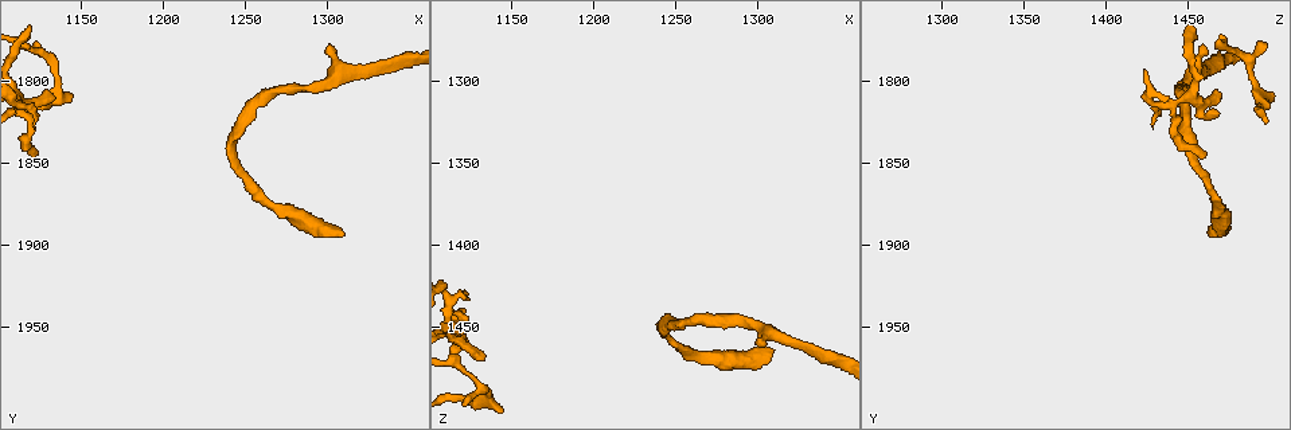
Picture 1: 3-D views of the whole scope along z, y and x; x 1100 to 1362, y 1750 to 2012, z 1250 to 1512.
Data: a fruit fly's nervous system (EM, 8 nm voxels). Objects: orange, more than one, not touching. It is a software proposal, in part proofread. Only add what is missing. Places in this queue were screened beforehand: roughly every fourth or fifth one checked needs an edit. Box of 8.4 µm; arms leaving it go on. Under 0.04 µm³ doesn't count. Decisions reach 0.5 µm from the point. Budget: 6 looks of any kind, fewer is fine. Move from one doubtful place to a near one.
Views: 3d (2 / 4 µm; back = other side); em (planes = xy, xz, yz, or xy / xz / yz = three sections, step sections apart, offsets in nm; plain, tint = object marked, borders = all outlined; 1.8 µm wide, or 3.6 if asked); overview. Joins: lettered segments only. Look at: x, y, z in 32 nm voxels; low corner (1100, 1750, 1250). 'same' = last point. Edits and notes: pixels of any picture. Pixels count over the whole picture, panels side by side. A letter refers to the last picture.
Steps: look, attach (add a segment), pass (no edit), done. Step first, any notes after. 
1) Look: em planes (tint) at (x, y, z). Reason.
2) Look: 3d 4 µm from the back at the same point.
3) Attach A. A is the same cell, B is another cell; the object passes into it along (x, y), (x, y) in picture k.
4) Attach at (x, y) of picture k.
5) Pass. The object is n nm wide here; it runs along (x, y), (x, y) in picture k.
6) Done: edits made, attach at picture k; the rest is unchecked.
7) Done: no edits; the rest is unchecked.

Look: 3d 4 µm at (1124, 1844, 1462). Thin end.

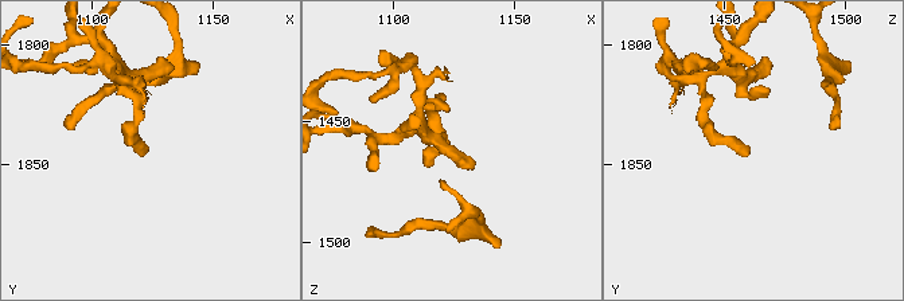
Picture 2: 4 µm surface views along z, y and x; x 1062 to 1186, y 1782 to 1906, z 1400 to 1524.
Look: em xy step 8 (borders) at (1122, 1843, 1461). Shape alone is not enough.

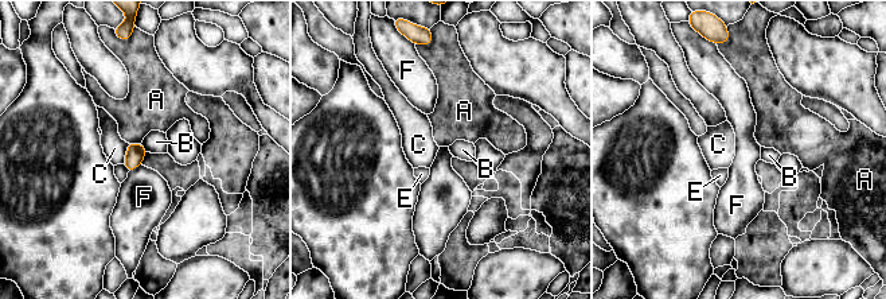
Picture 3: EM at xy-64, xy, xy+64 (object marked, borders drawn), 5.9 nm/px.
Pass. The longest contact is with C, 130 nm; A, B, C, E and F are other cells; no lettered segment goes on from it.

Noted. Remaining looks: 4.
Look: 3d 4 µm at (1310, 1894, 1466). Free end.

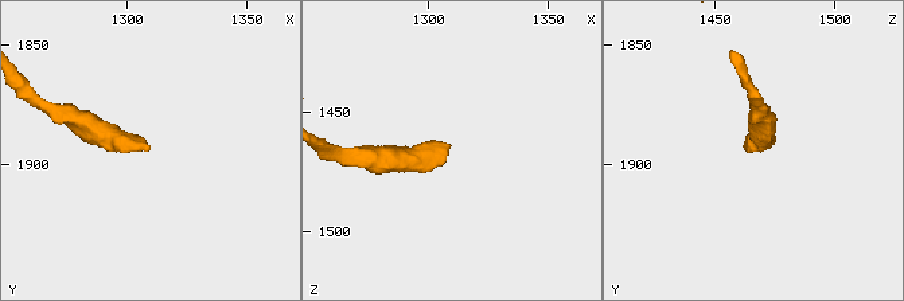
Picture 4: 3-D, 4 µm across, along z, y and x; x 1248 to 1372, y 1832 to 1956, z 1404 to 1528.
Look: em xy step 8 (borders) at (1310, 1894, 1463). Now the EM.

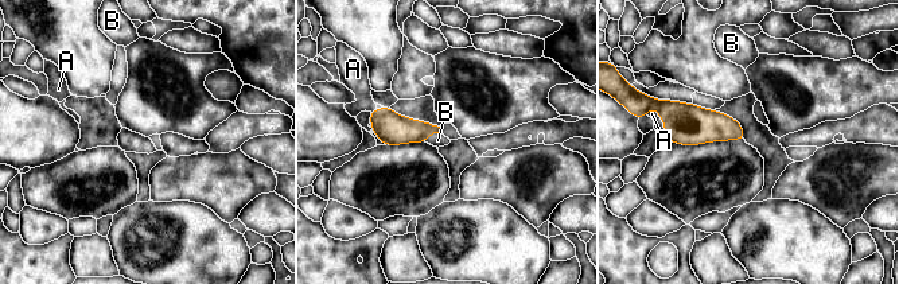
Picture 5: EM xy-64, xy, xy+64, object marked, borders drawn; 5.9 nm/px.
Look: em planes (borders) at the same point.

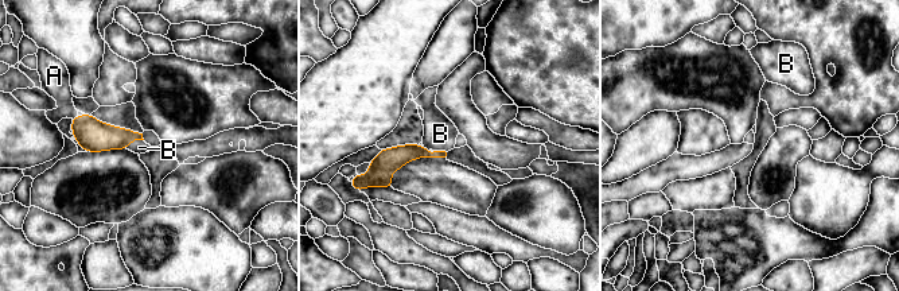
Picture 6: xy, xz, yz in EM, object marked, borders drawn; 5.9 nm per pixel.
Attach B. B is the same cell, A is another cell; the object passes into it along (92, 135), (133, 139), (139, 147) in picture 6; the neuron continues.

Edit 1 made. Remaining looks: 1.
Look: em yz step 8 (borders) at (1302, 1778, 1462).

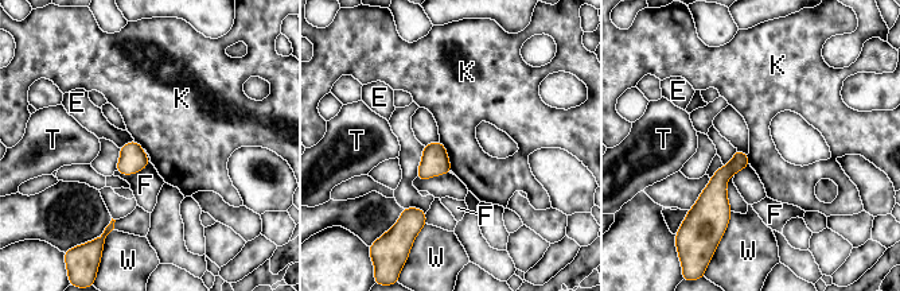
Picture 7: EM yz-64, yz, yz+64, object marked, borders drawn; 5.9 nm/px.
Pass. E, F, K, T and W are other cells; a border runs along (439, 140), (447, 151), (452, 171) in picture 7; no lettered segment goes on from it.

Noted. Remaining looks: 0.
Done: edits made, attach at picture 6; the rest is unchecked.

